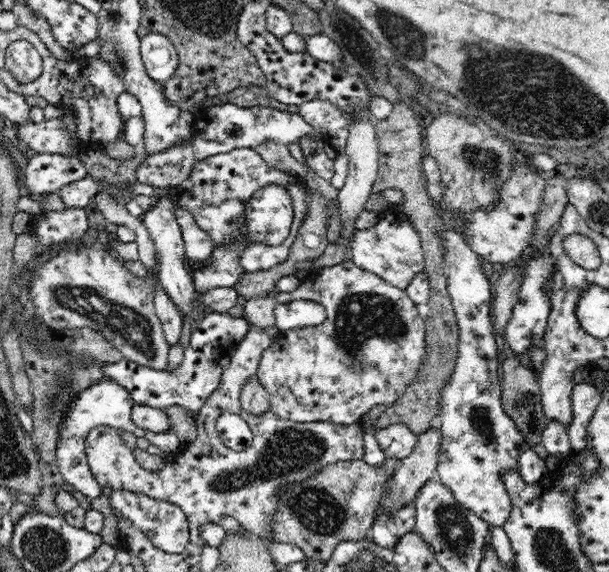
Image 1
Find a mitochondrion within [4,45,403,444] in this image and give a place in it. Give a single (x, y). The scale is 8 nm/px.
(133, 328)

